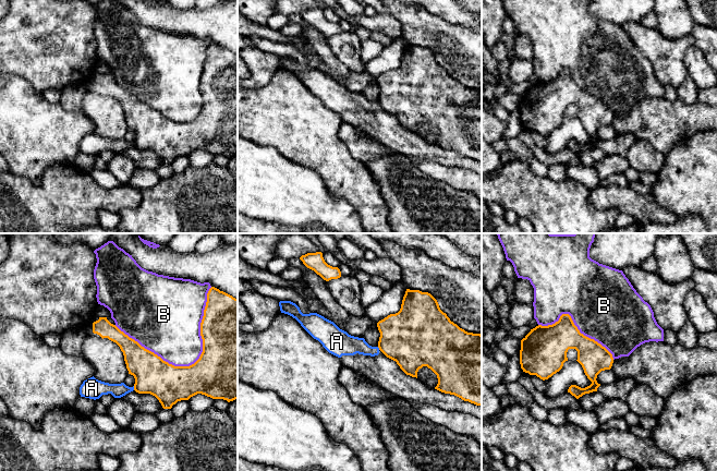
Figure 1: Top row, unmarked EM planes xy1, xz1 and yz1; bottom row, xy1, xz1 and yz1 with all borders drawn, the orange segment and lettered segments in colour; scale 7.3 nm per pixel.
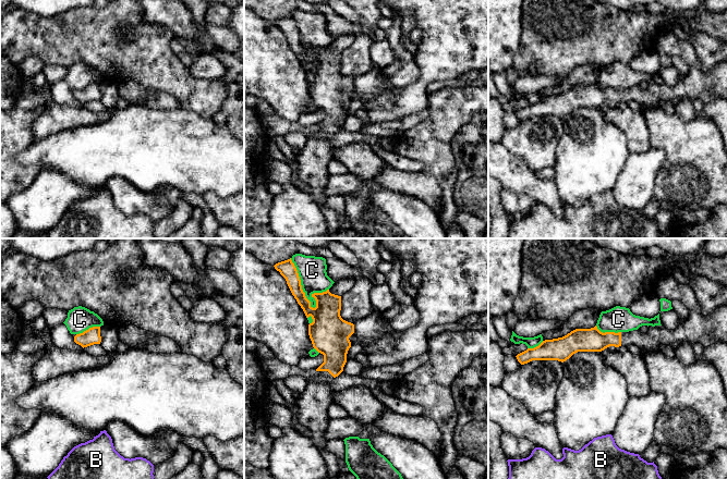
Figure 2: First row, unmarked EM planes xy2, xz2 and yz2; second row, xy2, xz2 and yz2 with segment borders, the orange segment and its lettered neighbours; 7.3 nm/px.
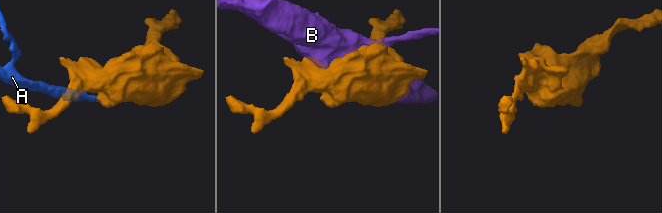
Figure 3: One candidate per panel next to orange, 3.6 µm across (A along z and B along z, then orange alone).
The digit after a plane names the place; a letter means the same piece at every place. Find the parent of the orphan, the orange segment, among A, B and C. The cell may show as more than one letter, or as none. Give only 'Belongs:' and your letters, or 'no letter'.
Belongs: no letter

